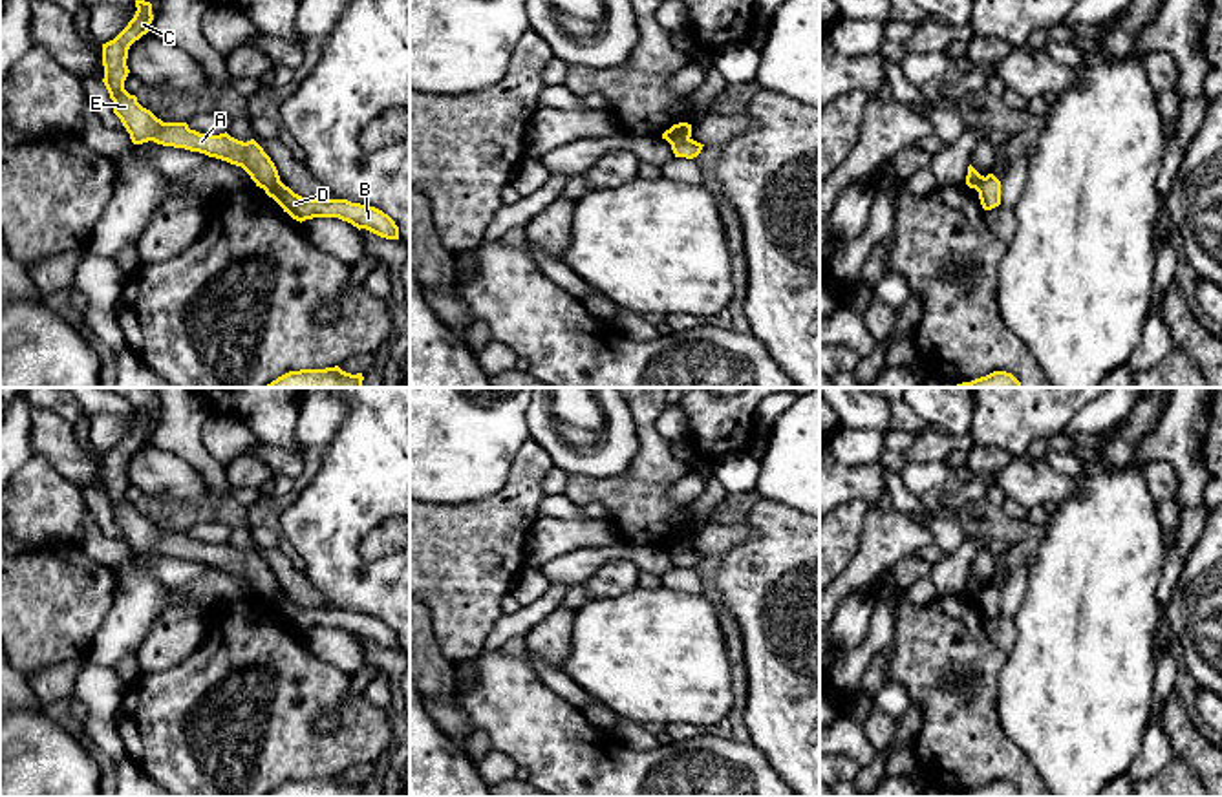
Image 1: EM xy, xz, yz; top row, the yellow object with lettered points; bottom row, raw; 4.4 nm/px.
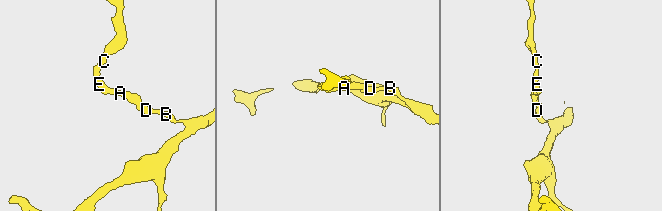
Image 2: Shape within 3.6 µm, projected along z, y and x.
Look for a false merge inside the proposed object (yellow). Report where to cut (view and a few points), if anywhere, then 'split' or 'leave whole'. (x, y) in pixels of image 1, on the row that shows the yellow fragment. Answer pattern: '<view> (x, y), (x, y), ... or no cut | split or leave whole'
xz (688, 138), (672, 145) | split

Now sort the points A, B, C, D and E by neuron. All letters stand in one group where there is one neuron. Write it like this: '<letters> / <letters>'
A C E / B D

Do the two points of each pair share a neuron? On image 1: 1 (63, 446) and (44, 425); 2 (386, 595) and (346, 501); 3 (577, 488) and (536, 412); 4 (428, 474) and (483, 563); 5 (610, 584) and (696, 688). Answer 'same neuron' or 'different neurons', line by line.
1: same neuron
2: same neuron
3: different neurons
4: different neurons
5: different neurons

